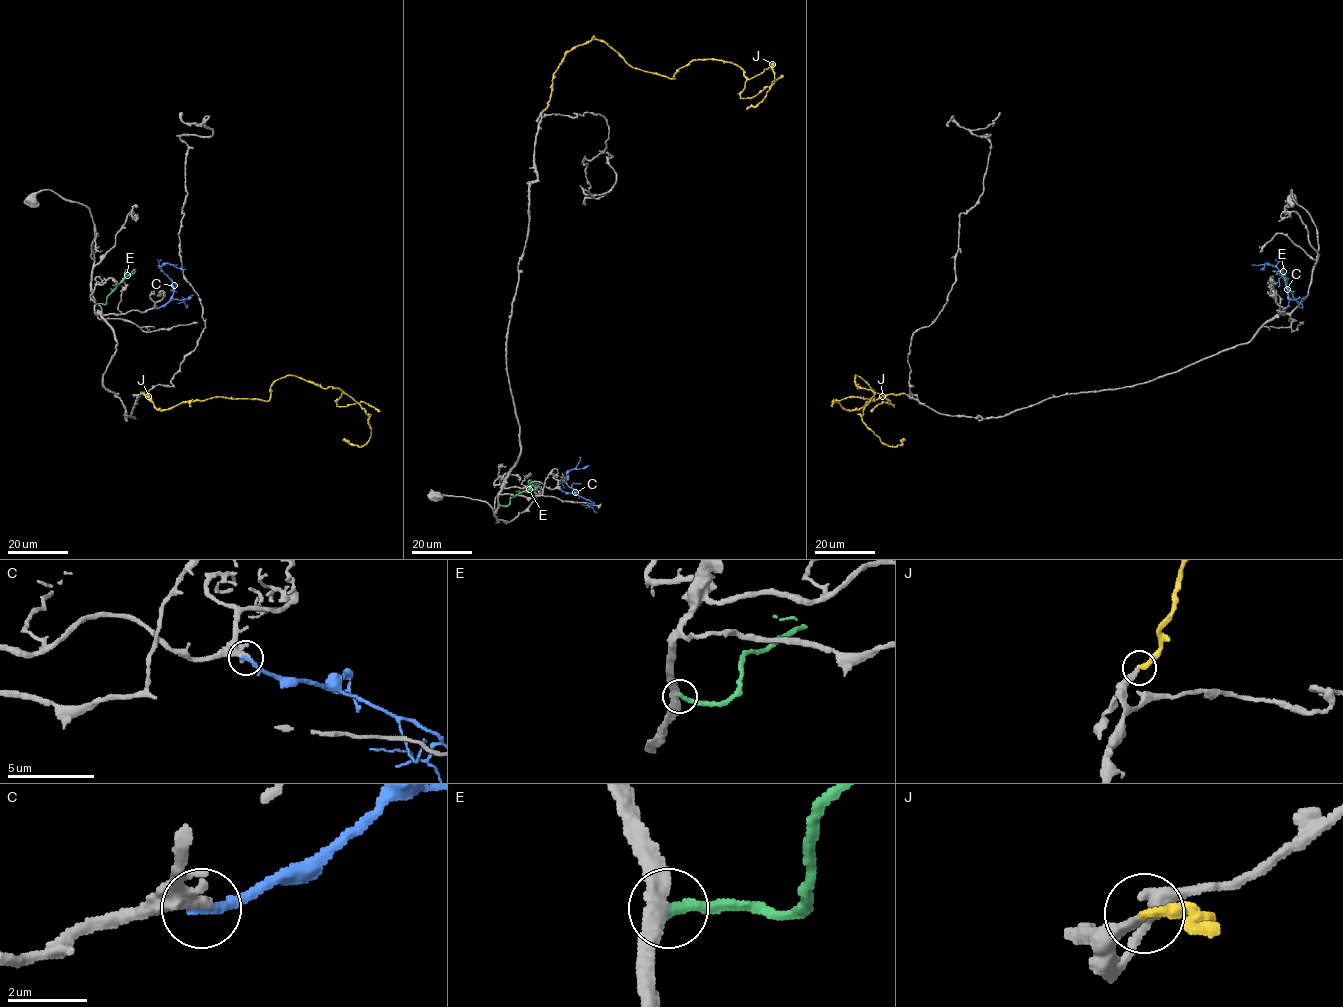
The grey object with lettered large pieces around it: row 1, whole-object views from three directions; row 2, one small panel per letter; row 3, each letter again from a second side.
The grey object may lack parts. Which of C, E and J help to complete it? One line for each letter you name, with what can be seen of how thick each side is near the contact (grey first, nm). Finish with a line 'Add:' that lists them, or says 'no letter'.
J: 200 nm thick on the grey side, 280 nm on the other
Add: J

